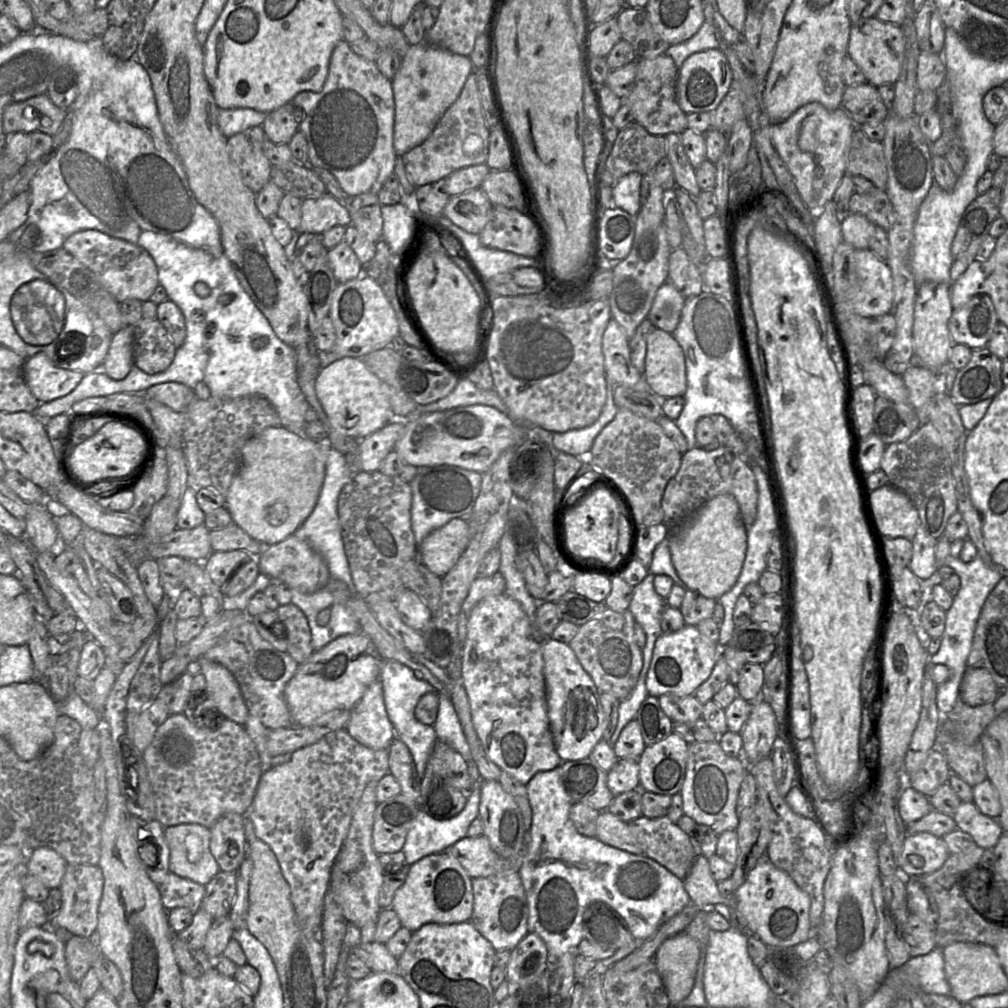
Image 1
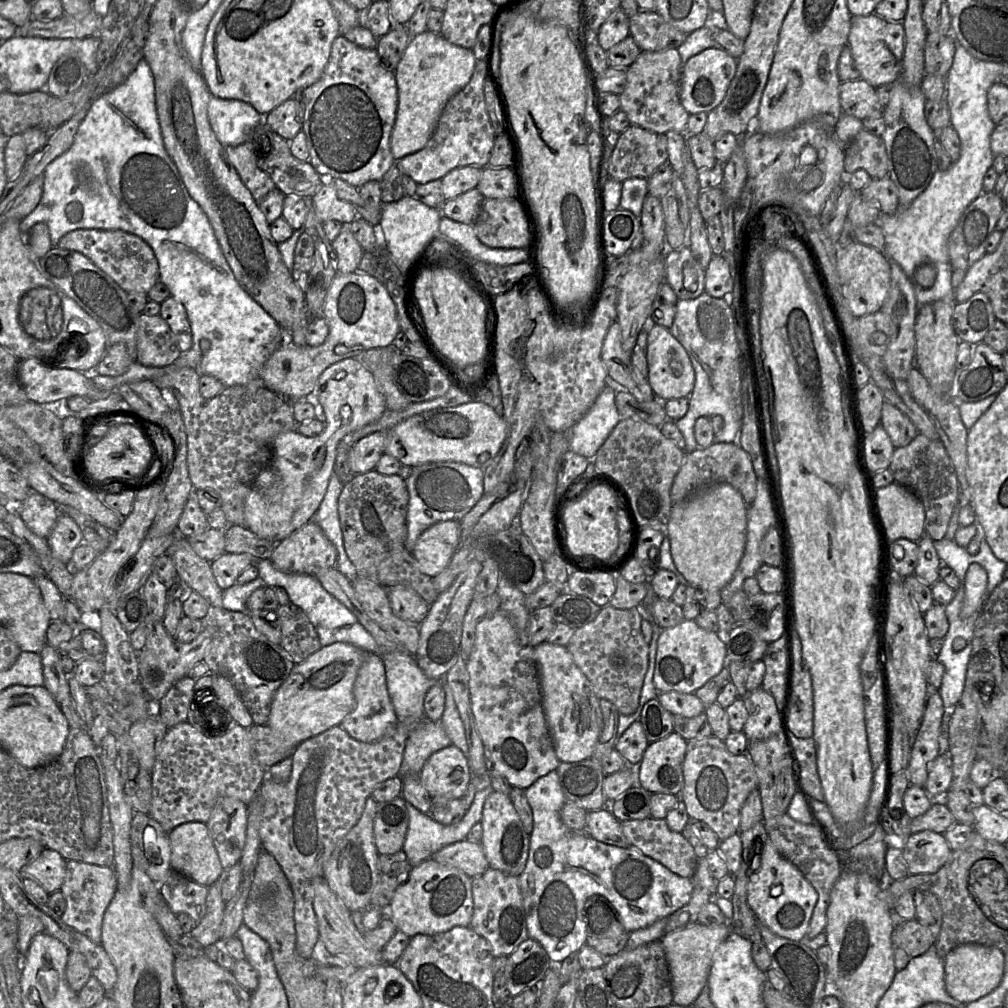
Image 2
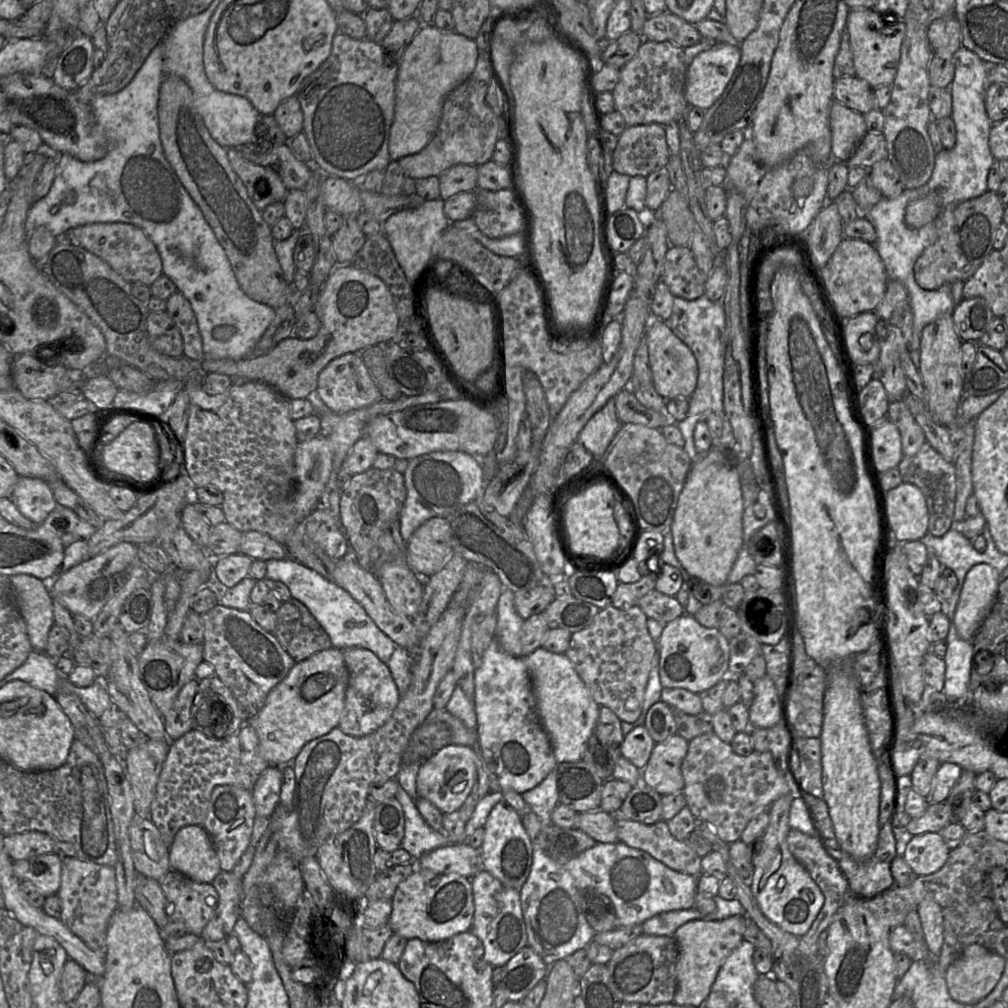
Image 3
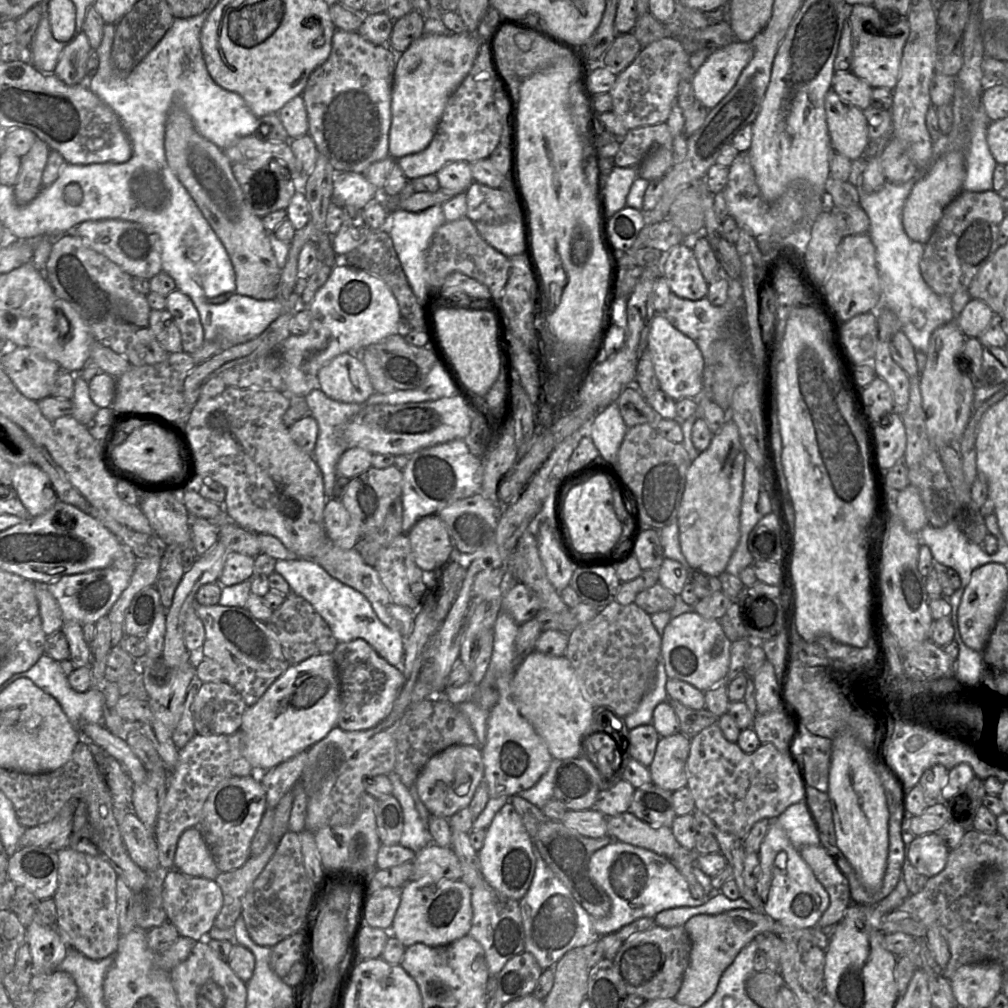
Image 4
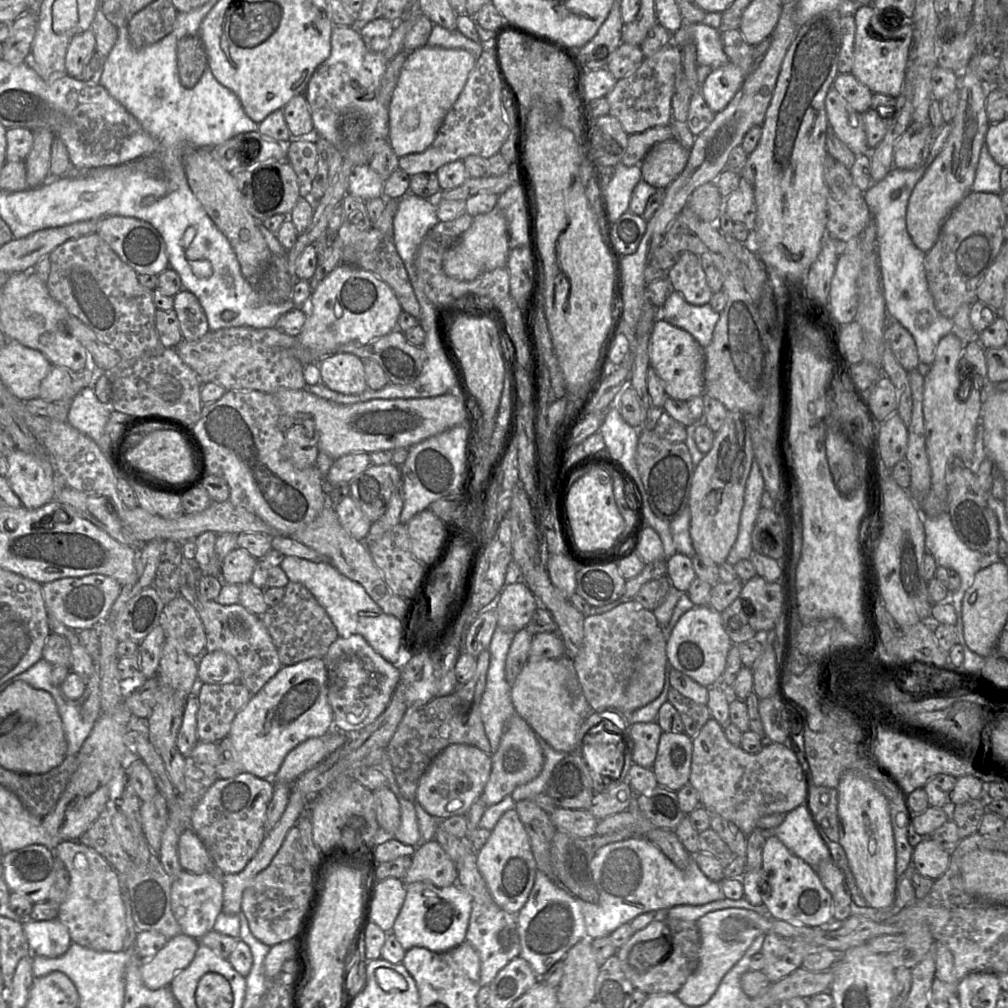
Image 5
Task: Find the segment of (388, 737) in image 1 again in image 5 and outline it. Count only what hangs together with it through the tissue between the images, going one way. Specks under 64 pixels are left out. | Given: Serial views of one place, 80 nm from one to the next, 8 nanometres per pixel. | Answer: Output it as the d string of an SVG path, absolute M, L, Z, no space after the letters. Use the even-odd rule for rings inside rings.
M360 635L338 637L324 659L328 674L328 701L334 717L334 727L343 733L357 733L373 723L387 708L400 681L400 670L378 654Z

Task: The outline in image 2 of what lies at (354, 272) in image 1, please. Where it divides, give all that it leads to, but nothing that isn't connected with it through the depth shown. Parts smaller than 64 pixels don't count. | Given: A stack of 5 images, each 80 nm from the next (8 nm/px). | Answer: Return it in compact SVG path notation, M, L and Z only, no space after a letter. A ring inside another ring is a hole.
M343 224L340 234L332 242L332 248L335 253L337 273L349 274L357 271L364 250L354 238L349 224Z

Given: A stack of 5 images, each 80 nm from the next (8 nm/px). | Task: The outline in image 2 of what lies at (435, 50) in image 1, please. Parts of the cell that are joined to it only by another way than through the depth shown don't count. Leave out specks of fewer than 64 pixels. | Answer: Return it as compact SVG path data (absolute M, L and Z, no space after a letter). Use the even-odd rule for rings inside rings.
M426 30L411 37L394 71L398 90L398 108L390 136L390 150L396 161L426 146L437 127L446 103L468 84L476 62L472 49L456 46L440 33Z

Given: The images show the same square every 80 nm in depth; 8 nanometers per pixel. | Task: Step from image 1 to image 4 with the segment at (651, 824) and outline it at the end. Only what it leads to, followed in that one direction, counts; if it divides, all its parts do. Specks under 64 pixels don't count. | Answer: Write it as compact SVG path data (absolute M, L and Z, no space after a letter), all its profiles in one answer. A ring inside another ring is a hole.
M629 811L608 817L607 835L618 841L651 850L668 859L692 858L696 864L696 850L684 848L675 838L671 827L651 826Z

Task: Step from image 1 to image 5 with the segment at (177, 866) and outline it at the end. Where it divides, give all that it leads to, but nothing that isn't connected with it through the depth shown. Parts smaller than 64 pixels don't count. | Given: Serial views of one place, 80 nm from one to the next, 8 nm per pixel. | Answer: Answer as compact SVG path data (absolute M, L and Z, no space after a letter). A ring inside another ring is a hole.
M187 829L180 835L178 854L184 871L193 874L214 873L213 859L202 840L192 829Z

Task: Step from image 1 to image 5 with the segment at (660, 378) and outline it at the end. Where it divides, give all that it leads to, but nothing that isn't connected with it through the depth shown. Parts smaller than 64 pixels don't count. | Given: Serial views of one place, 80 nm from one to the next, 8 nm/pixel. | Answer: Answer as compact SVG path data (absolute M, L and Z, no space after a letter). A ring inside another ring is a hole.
M662 318L654 322L649 341L650 366L661 378L667 396L688 401L705 392L705 353L704 348L684 329L678 328Z

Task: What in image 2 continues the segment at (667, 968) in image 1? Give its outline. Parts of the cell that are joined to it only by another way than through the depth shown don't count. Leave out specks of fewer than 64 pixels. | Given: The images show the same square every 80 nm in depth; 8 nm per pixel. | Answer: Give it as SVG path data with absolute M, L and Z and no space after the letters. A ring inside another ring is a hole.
M696 922L682 929L666 933L660 939L669 966L673 1004L689 1006L694 1003L707 985L714 952L732 931L730 922L715 926L706 926Z

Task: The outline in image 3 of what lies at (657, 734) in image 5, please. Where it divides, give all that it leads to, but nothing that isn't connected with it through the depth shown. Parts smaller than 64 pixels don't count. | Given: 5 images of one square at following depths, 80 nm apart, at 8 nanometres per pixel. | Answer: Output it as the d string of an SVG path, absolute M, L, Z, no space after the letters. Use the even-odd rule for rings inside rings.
M644 725L633 728L625 735L620 745L621 755L643 770L646 766L656 742Z

